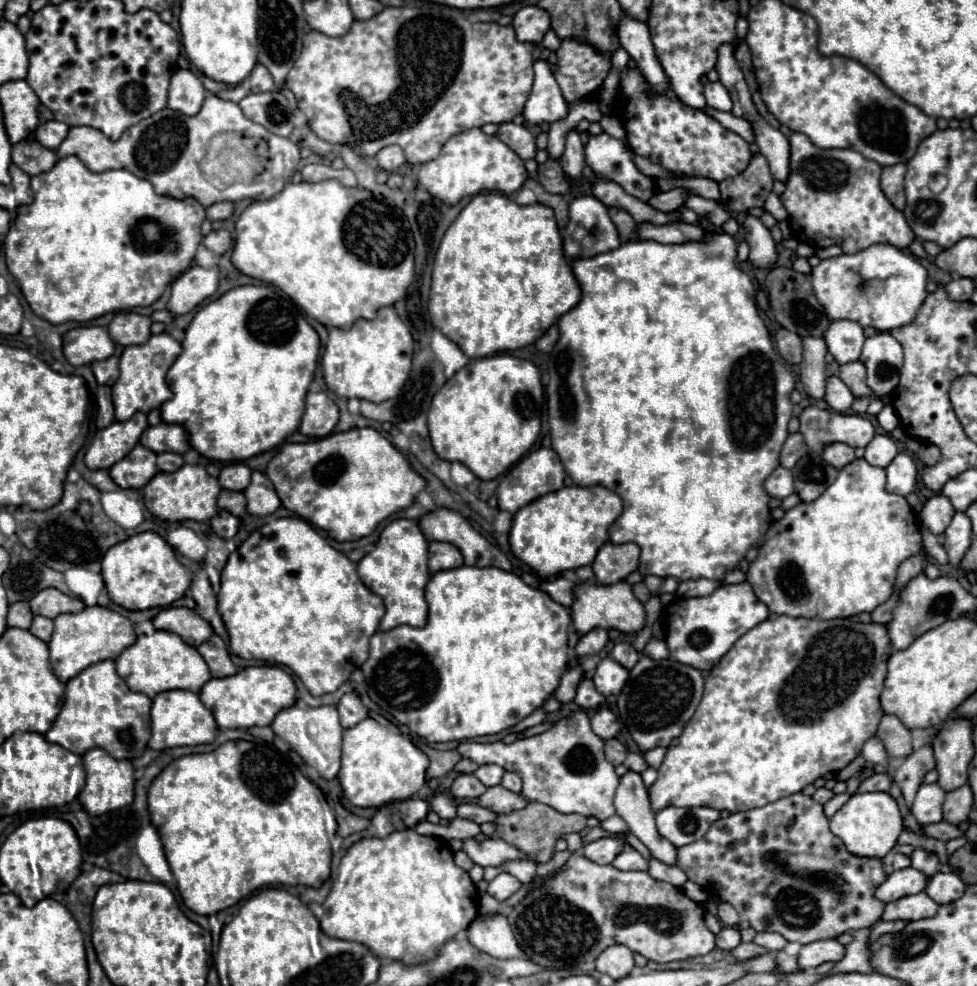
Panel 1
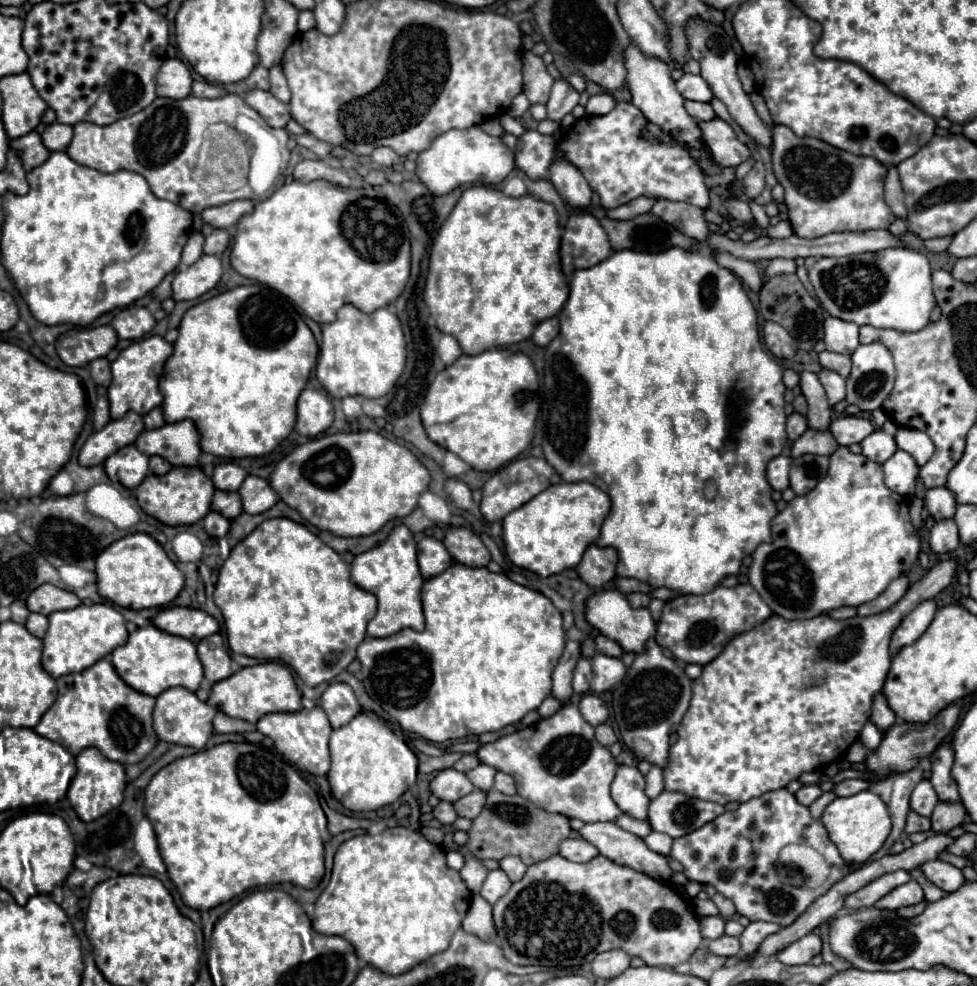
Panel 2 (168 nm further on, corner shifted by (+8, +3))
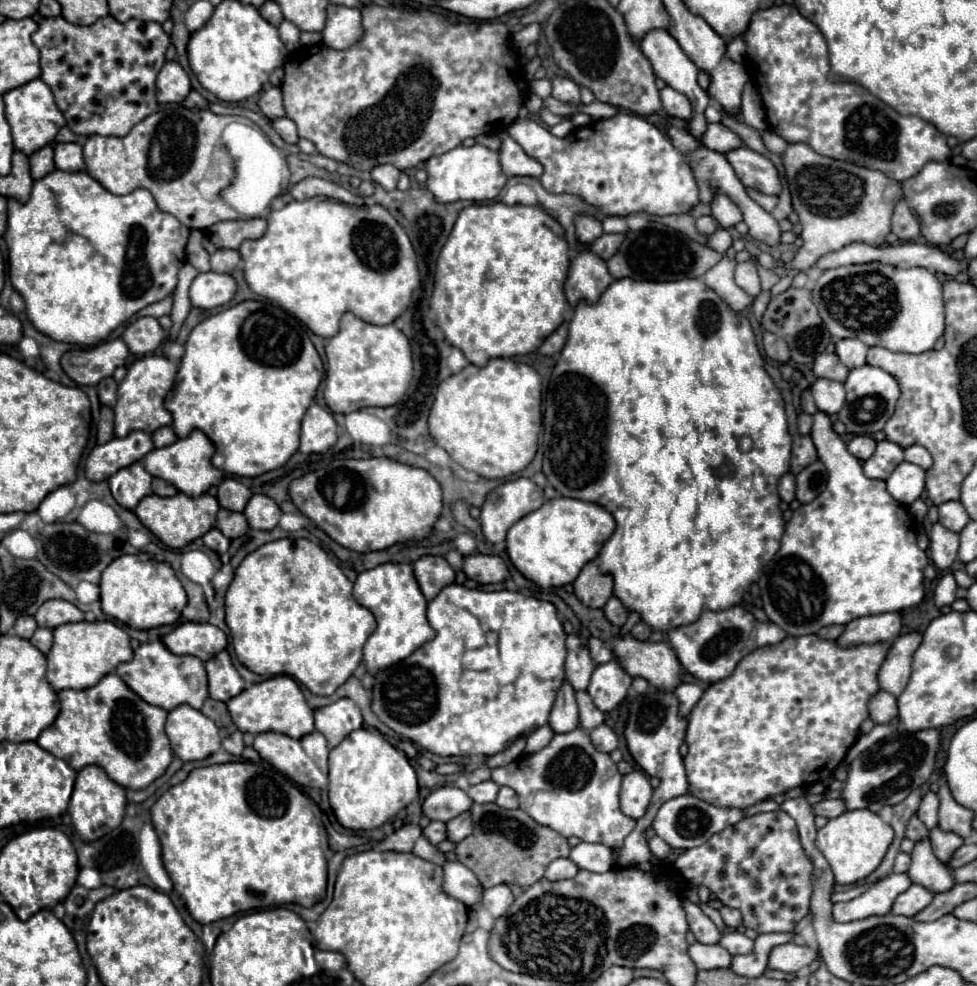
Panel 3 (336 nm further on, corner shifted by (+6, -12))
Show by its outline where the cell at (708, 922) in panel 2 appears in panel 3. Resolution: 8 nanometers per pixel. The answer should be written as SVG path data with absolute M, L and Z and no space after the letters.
M687 901L685 903L685 913L687 913L687 921L689 921L689 929L693 931L693 935L697 937L699 943L705 943L705 945L713 945L713 943L719 943L721 939L721 931L715 927L715 923L703 915L703 911Z

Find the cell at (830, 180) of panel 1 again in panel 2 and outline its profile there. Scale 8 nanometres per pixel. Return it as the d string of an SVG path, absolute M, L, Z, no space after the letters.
M787 126L773 128L773 170L785 188L785 204L793 232L801 238L819 238L831 232L863 232L889 228L895 220L883 198L887 168L869 156L843 152L823 140L799 138Z

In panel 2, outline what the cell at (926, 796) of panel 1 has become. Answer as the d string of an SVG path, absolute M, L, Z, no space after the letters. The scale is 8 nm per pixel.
M921 780L911 794L911 810L915 810L921 816L931 816L937 802L939 802L939 798L937 798L931 782Z

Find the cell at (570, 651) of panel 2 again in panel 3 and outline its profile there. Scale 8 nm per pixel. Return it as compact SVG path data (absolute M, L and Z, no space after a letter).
M565 681L555 697L555 705L549 715L549 725L555 733L565 733L573 731L573 727L579 725L579 715L577 715L577 699L575 691L569 681Z

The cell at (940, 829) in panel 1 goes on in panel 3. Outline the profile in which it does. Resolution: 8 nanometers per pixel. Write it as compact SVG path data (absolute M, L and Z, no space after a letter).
M913 815L913 819L911 819L909 825L907 825L907 833L905 833L905 837L911 839L913 843L919 843L919 841L923 841L923 839L929 837L929 829L917 819L917 815Z

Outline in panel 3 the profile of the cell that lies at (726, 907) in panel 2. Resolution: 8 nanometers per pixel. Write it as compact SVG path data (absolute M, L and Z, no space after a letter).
M721 907L719 913L721 913L721 917L723 917L723 921L725 921L725 925L727 925L729 929L737 929L737 927L741 925L741 913L739 913L737 909Z

